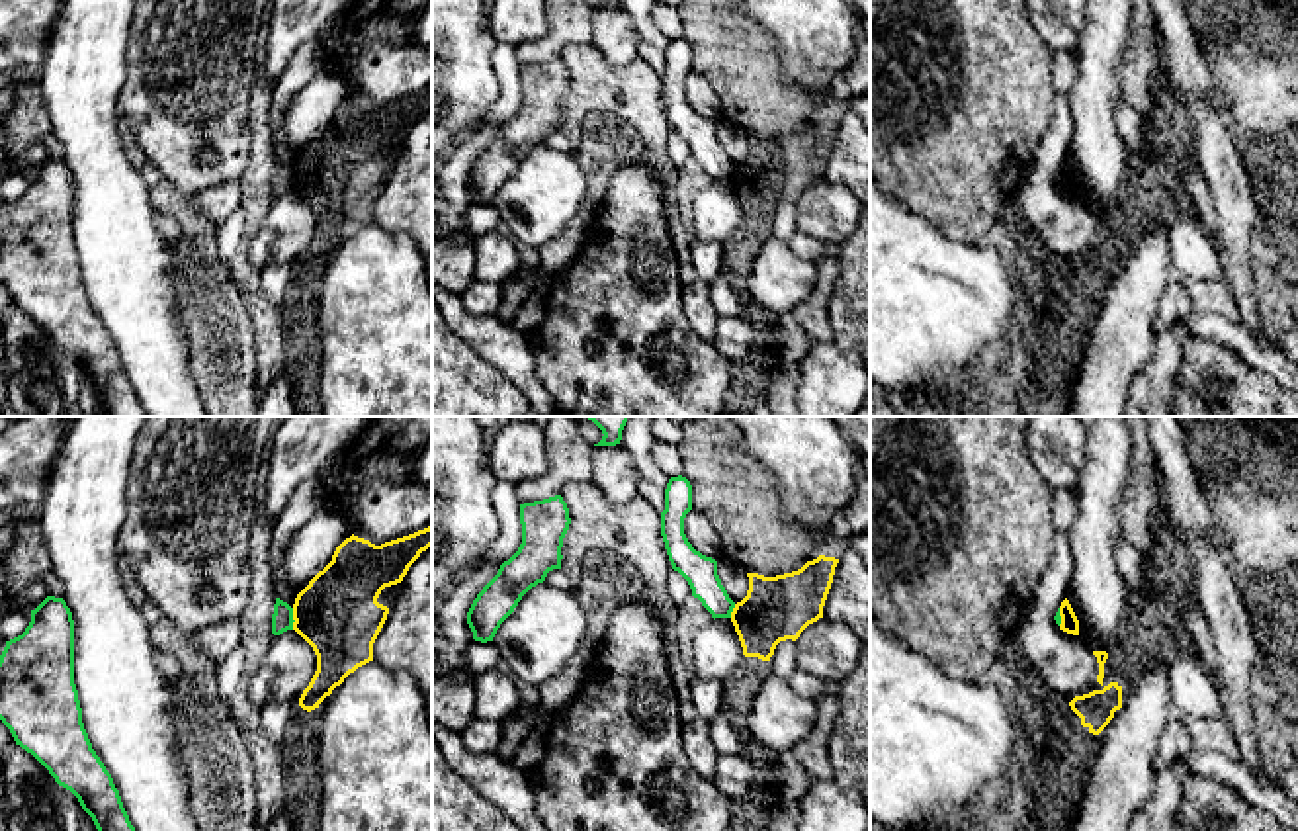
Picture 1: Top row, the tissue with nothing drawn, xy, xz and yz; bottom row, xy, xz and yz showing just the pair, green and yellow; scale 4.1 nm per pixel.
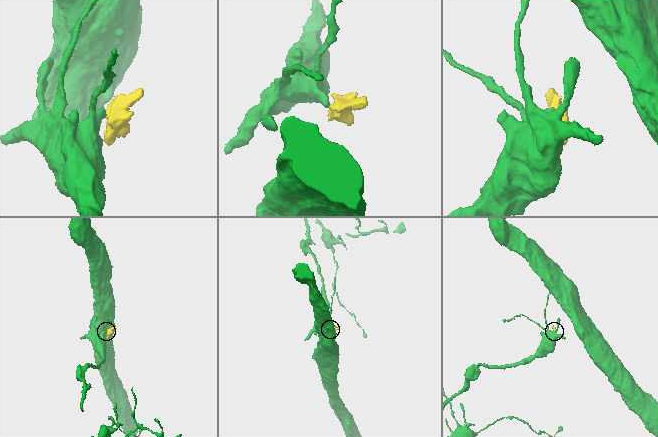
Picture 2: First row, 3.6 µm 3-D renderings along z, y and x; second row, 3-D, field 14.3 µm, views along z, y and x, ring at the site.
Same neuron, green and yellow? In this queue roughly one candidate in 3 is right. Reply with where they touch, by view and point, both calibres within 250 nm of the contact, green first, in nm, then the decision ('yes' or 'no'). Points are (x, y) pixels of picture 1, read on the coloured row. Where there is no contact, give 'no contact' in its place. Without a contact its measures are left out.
contact xy (292, 618); calibres 90 and 340 nm; no

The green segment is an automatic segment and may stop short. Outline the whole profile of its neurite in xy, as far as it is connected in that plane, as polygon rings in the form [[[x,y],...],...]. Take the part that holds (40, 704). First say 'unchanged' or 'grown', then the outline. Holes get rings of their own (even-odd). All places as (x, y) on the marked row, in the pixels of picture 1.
unchanged; [[[47,596],[25,632],[0,655],[0,720],[16,745],[31,753],[55,778],[70,790],[98,831],[135,831],[111,774],[92,749],[82,723],[82,708],[74,684],[74,620],[63,598]]]

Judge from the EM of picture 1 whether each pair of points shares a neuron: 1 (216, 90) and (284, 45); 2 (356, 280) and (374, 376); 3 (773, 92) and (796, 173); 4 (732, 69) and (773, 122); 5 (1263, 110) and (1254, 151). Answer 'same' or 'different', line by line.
1: different
2: same
3: different
4: same
5: different

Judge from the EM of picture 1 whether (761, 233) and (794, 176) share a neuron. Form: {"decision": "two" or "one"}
{"decision": "one"}

